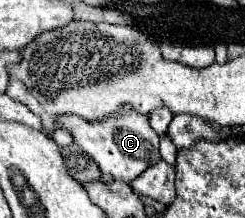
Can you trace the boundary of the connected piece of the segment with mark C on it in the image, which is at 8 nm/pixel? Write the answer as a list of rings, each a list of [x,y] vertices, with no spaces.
[[[123,105],[117,115],[111,115],[101,121],[85,121],[79,115],[63,115],[57,119],[59,129],[71,133],[73,143],[81,147],[101,169],[103,175],[111,179],[123,179],[123,183],[131,183],[143,173],[147,167],[155,165],[159,157],[159,137],[149,125],[149,117]]]

